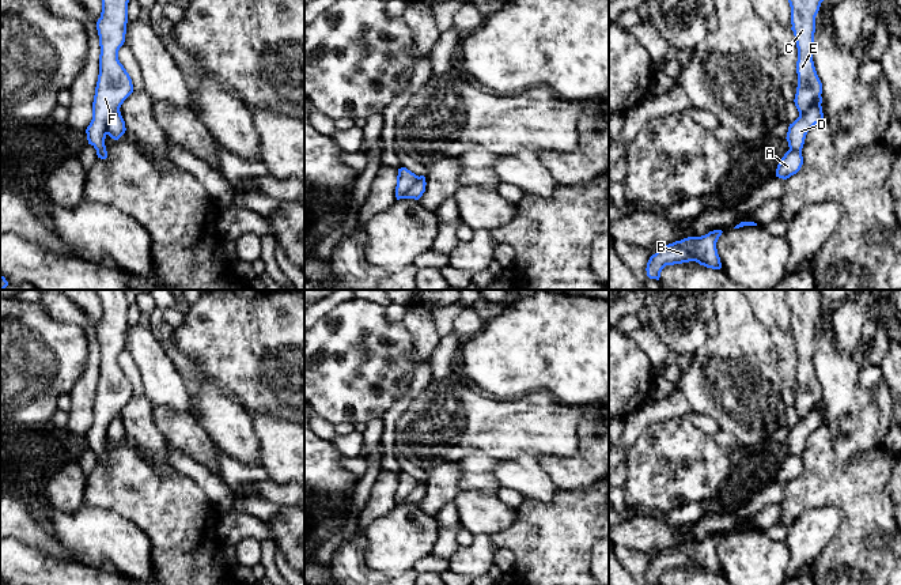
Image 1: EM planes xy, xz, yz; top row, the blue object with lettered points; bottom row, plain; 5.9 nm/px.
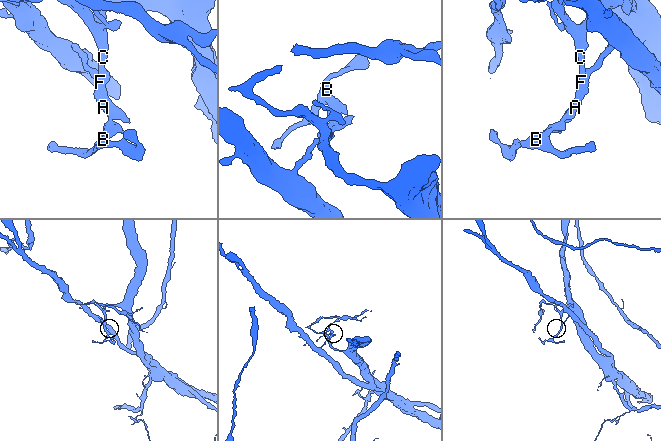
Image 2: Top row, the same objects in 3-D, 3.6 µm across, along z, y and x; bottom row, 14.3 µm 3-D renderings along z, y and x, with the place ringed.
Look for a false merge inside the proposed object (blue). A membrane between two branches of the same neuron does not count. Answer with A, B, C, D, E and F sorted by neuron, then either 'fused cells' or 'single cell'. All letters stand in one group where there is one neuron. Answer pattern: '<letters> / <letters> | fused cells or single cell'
A B C E F / D | fused cells

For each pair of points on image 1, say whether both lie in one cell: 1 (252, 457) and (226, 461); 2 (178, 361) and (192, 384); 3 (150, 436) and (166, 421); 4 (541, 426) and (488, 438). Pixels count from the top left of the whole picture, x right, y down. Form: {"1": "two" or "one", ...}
{"1": "two", "2": "one", "3": "two", "4": "one"}

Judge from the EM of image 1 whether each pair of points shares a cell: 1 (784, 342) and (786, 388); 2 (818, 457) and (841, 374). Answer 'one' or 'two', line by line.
1: one
2: two

